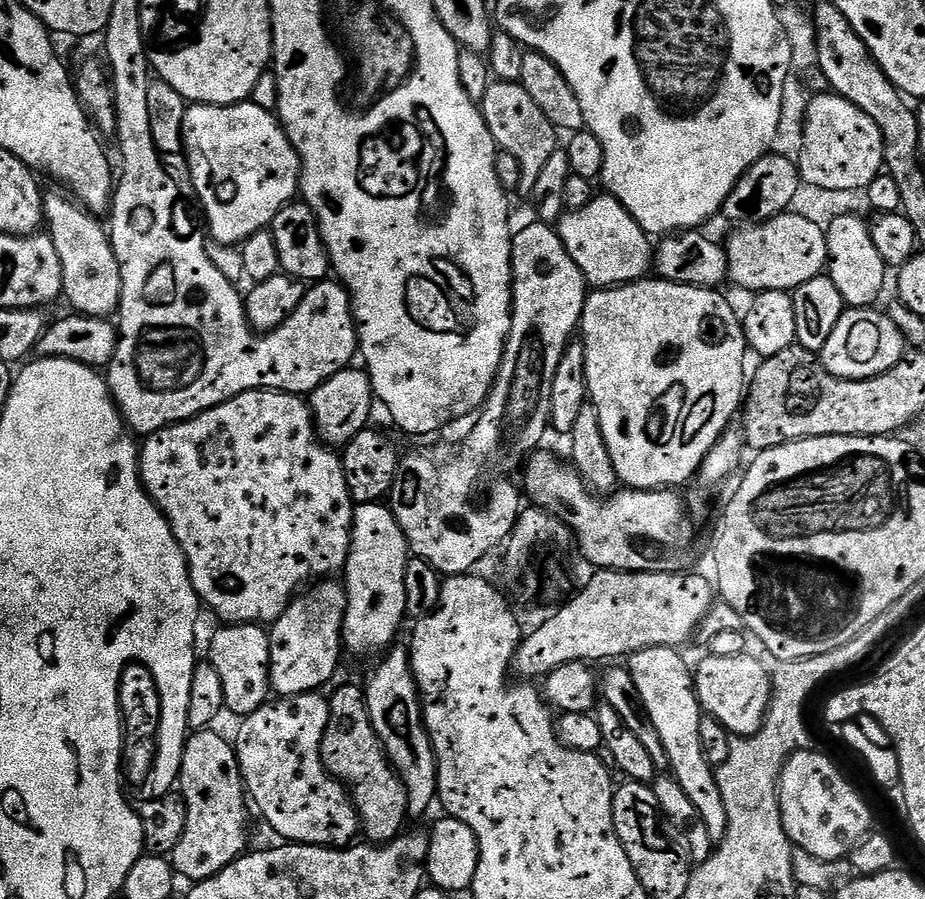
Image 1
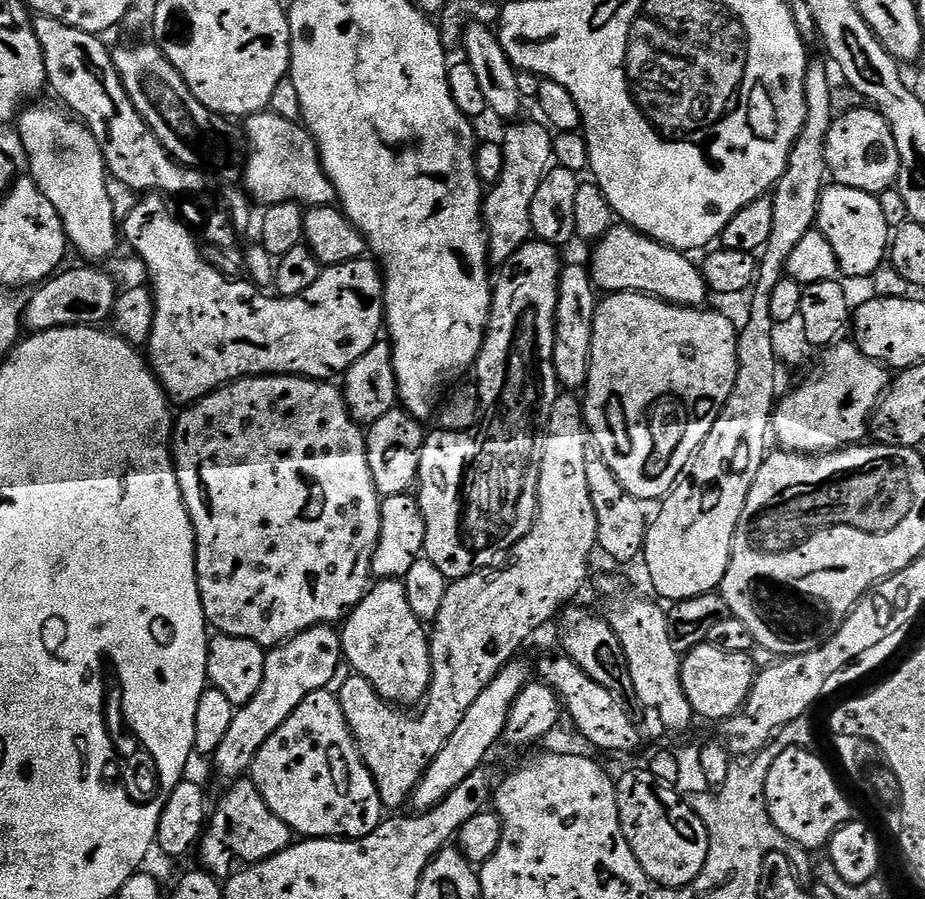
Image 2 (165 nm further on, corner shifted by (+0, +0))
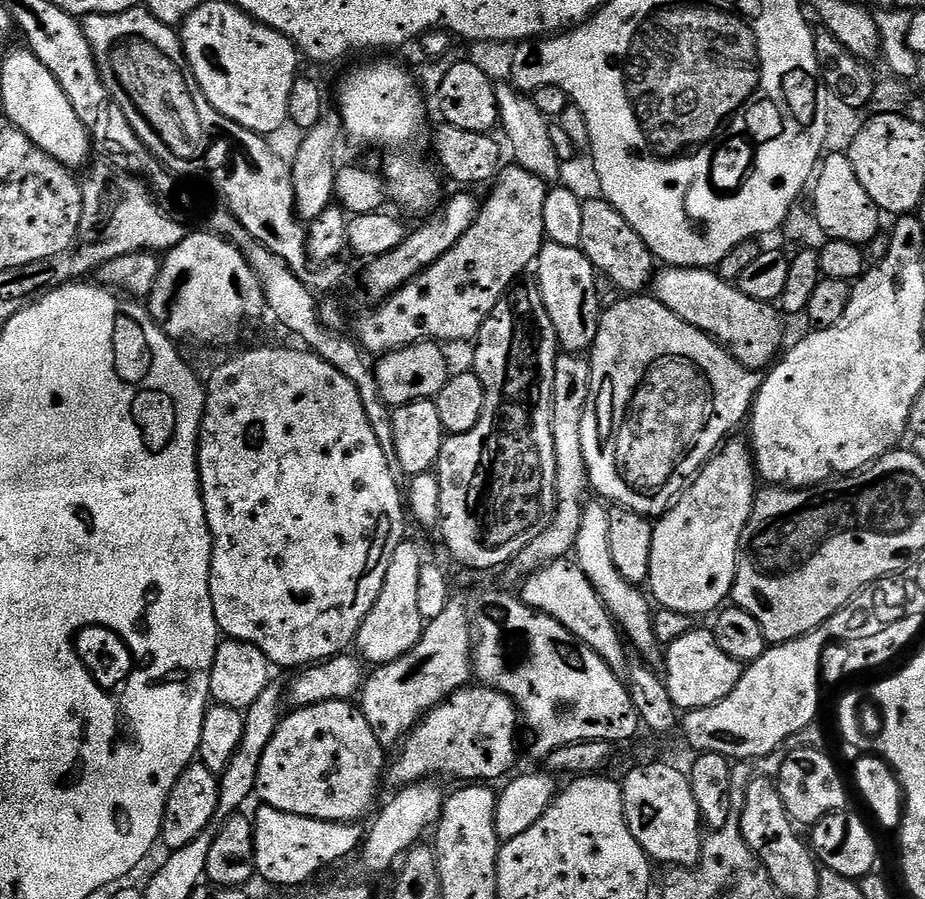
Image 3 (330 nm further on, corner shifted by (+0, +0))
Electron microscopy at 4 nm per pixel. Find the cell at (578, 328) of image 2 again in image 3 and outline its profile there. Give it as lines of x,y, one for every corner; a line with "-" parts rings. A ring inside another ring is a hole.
548,242
536,256
534,272
535,268
534,283
542,294
546,314
550,314
559,347
564,352
587,353
596,340
602,315
600,292
596,289
596,267
580,247
571,248

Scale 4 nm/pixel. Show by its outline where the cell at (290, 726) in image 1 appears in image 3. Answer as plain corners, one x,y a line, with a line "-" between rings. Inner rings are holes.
347,700
318,702
314,706
296,708
285,715
276,727
270,746
262,754
262,766
258,766
258,782
255,795
261,796
263,803
290,814
298,814
315,820
330,822
360,822
368,811
373,811
376,791
386,772
386,750
374,738
370,722
360,712
355,703

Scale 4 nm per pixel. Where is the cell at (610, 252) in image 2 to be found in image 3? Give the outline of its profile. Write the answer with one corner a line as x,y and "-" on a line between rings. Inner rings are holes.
668,266
663,270
665,272
657,271
654,276
655,299
662,301
674,315
682,318
690,326
706,333
721,345
727,346
733,358
743,368
761,370
760,368
765,367
764,369
767,369
781,355
780,343
784,340
783,322
785,323
785,321
782,319
781,313
771,303
750,298
746,293
741,292
735,283
723,280
715,271
706,268
673,268

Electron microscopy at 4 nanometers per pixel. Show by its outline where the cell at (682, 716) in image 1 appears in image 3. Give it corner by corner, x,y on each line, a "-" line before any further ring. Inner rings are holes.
596,498
589,499
585,503
582,522
578,526
574,562
580,567
582,574
586,574
586,578
590,578
590,586
594,586
594,590
608,608
608,613
619,624
625,641
633,649
636,647
642,655
652,656
658,651
654,622
652,621
654,604
647,595
644,597
640,593
641,589
637,585
626,582
626,578
622,578
622,574
618,574
618,566
614,566
614,557
610,555
609,526
611,516
607,503

